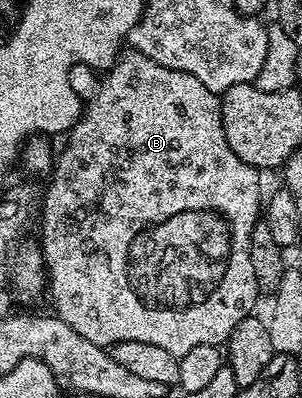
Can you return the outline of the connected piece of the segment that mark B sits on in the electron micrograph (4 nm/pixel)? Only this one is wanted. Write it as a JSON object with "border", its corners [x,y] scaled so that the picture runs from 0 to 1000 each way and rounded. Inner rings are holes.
{"border":[[[444,123],[411,126],[381,156],[351,171],[344,188],[354,191],[331,209],[315,188],[325,186],[275,158],[262,158],[235,176],[235,219],[285,259],[275,286],[248,307],[248,317],[219,332],[222,362],[199,389],[192,382],[162,440],[169,462],[159,465],[156,482],[136,490],[136,628],[149,663],[149,701],[162,714],[162,741],[169,731],[169,761],[182,769],[179,789],[202,807],[215,807],[228,827],[255,827],[255,837],[268,837],[281,857],[308,857],[344,877],[387,862],[477,862],[520,867],[520,877],[550,877],[589,897],[626,887],[626,877],[642,877],[649,867],[748,864],[778,819],[841,784],[831,779],[844,771],[844,749],[861,749],[864,741],[831,653],[831,590],[864,550],[861,432],[811,415],[811,405],[798,405],[798,394],[785,394],[785,384],[758,374],[758,354],[745,354],[745,324],[732,304],[728,241],[679,224],[679,214],[666,214],[652,193],[626,193],[626,183],[520,163],[520,153]]]}

